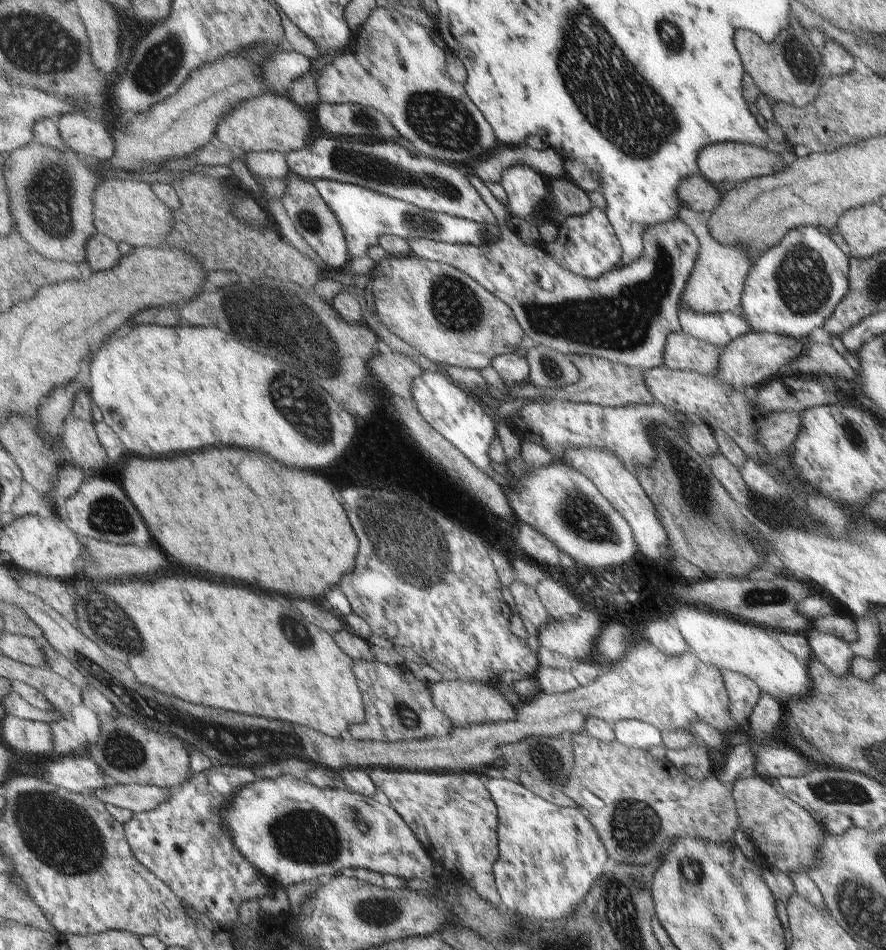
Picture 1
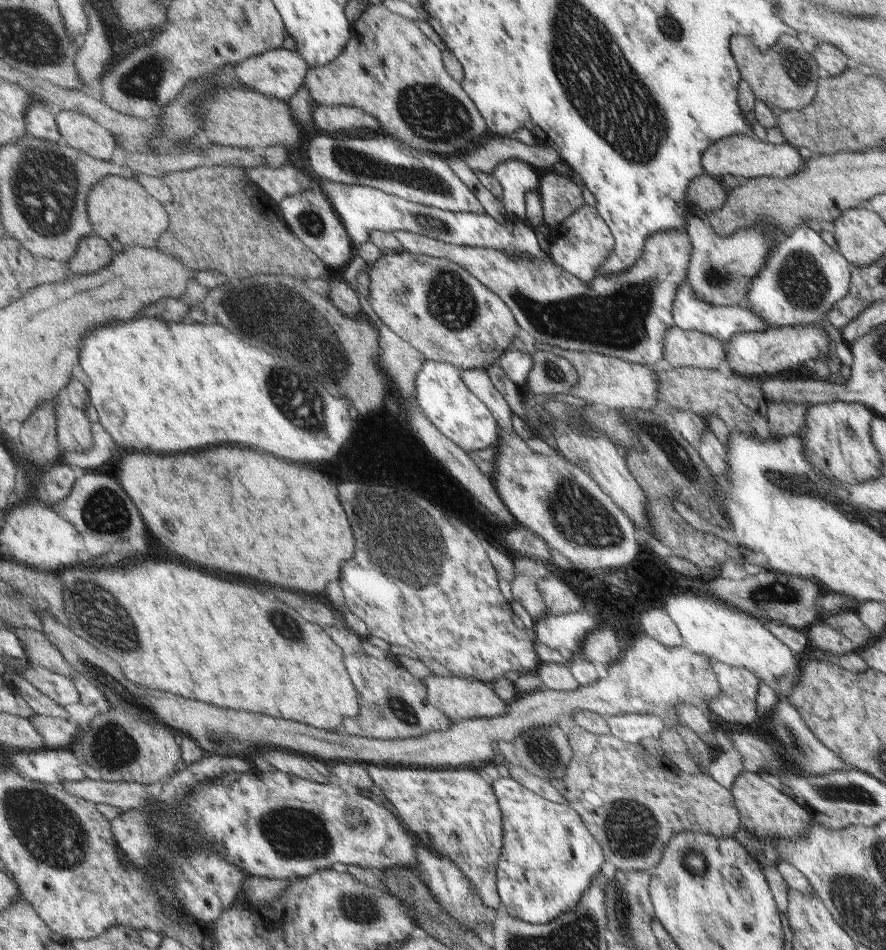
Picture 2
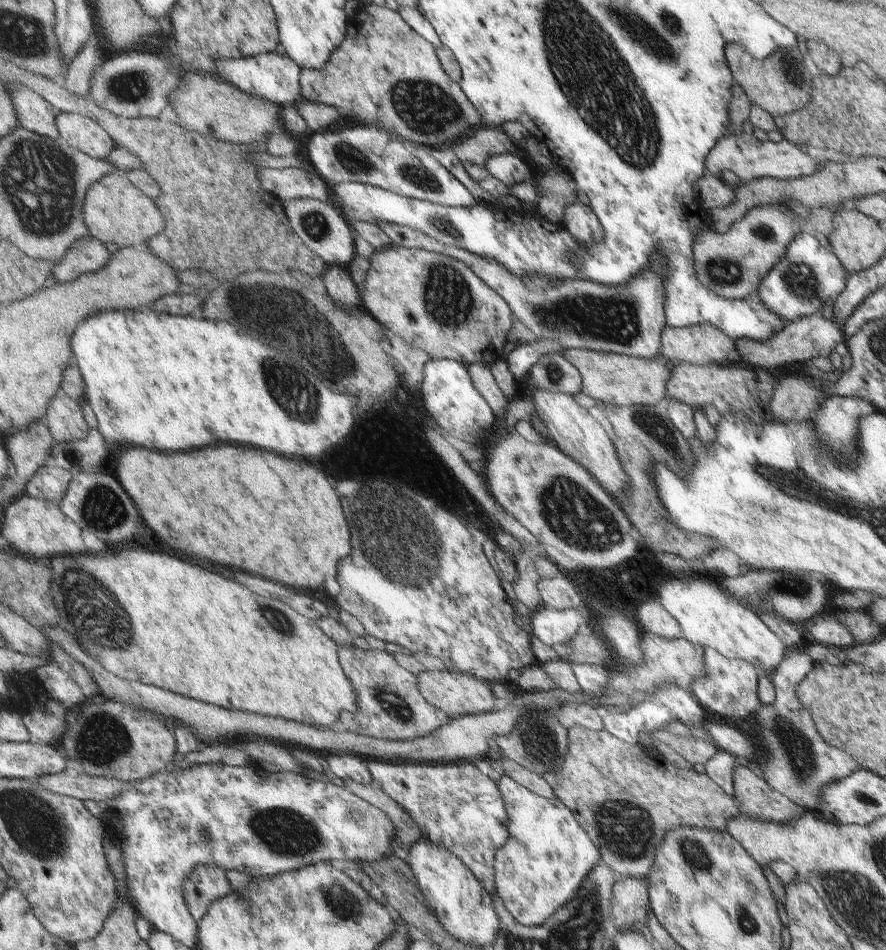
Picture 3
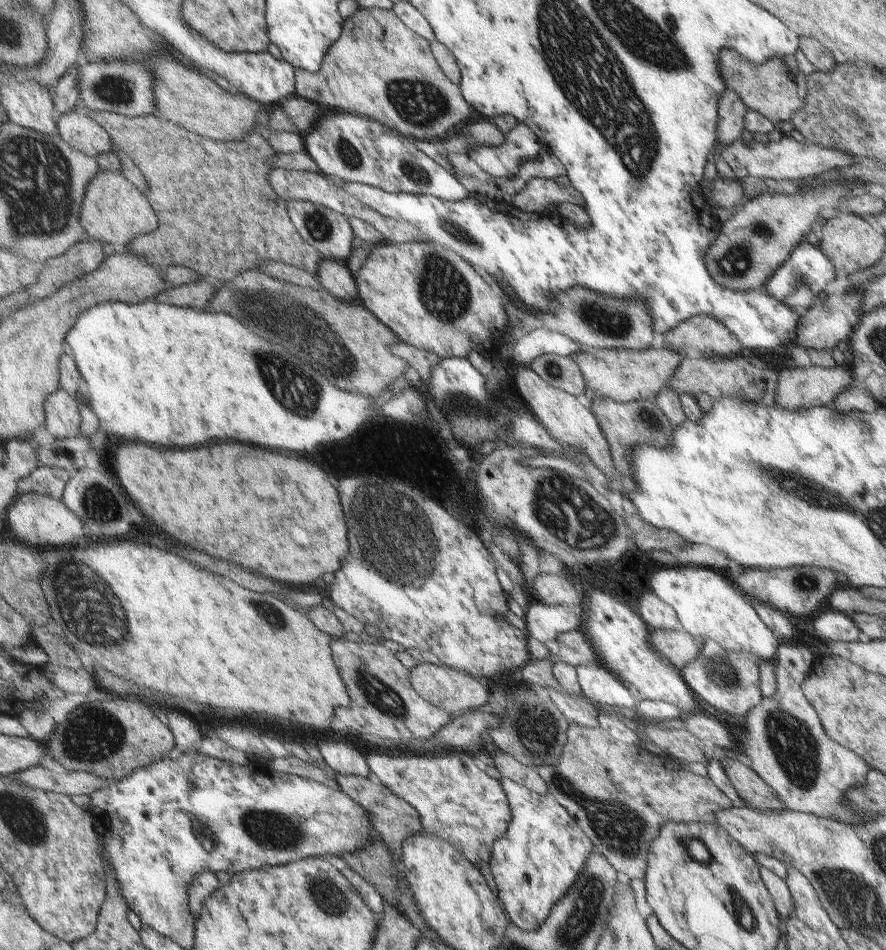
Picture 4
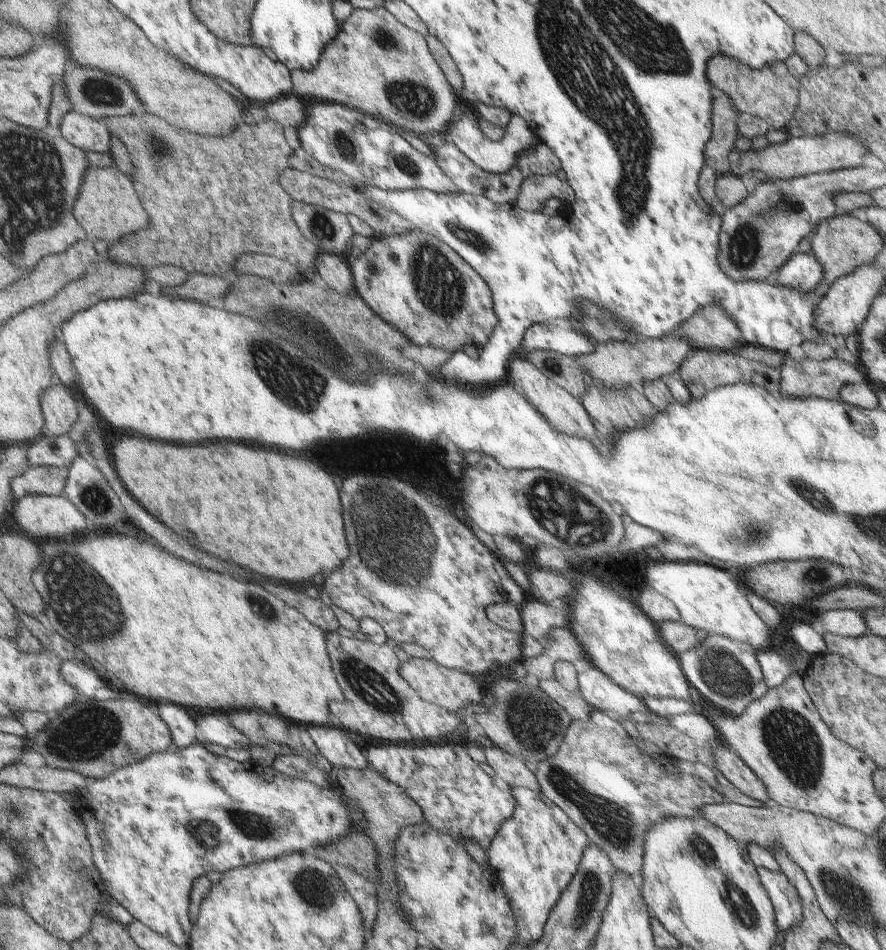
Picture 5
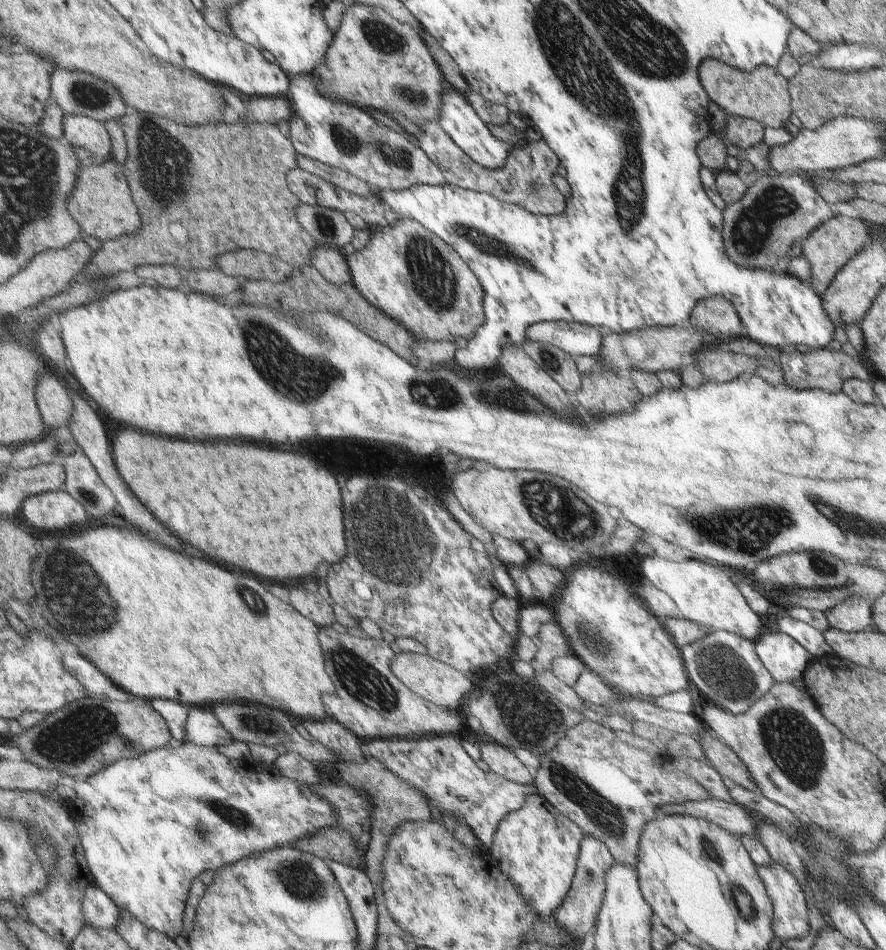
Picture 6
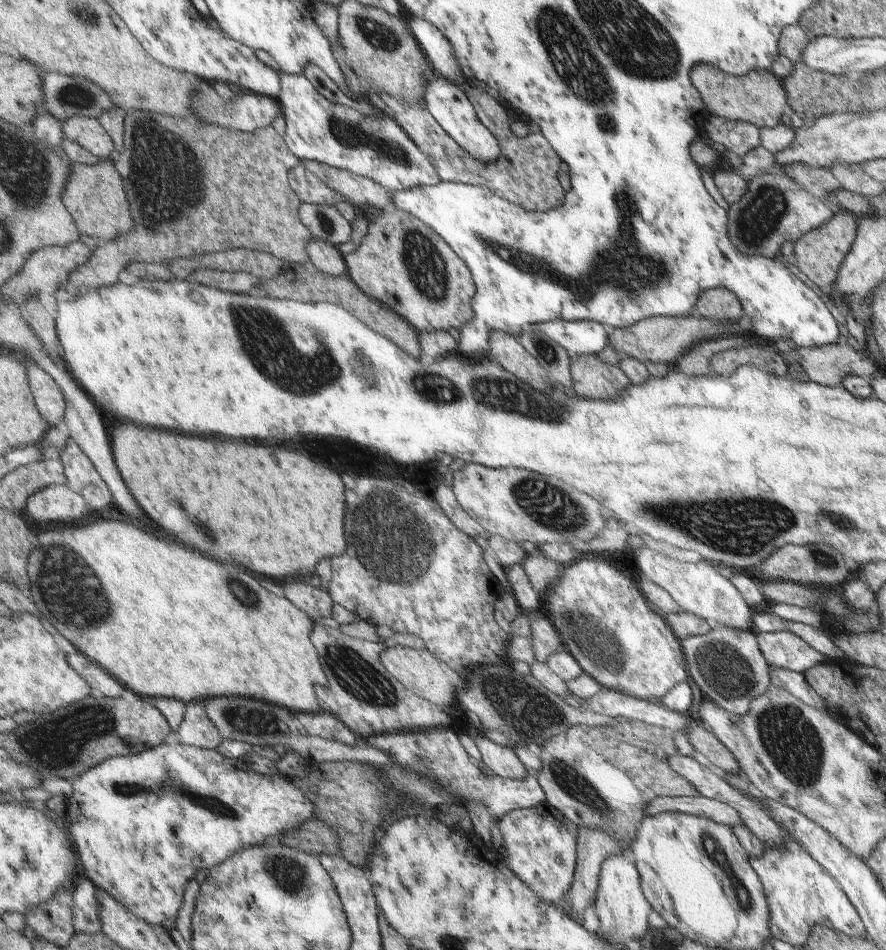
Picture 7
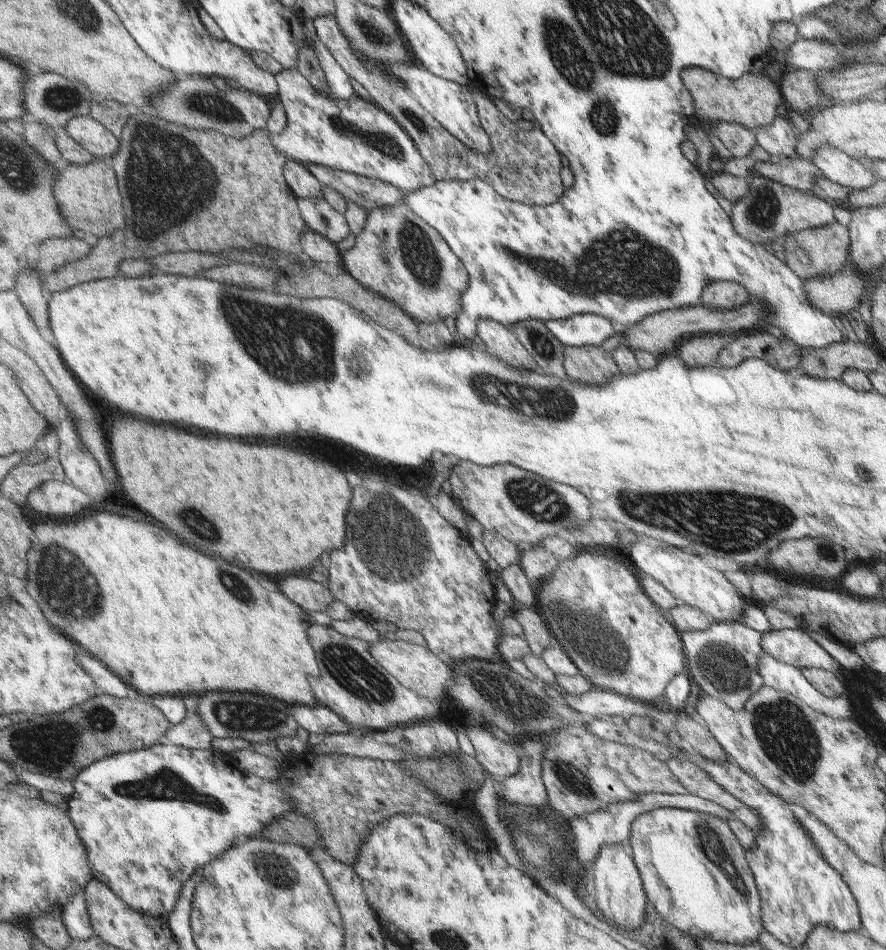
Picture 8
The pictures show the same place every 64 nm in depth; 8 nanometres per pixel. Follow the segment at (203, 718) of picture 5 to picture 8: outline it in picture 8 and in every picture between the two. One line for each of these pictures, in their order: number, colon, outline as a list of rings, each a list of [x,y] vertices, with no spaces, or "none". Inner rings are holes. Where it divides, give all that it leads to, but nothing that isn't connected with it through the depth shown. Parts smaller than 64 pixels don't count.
6: [[[191,706],[189,710],[189,724],[187,724],[187,738],[183,742],[197,744],[197,746],[229,746],[233,744],[235,736],[215,718],[209,708],[203,706]]]
7: [[[191,702],[187,704],[187,716],[181,728],[171,734],[171,742],[179,742],[185,746],[197,746],[205,750],[215,750],[221,746],[223,734],[213,724],[213,720],[207,720],[207,714],[203,710],[203,702]]]
8: [[[185,694],[183,698],[185,698],[185,706],[189,706],[189,714],[181,724],[173,724],[171,730],[167,730],[165,742],[171,746],[183,746],[191,750],[211,750],[213,736],[205,728],[199,714],[195,712],[199,694]]]

